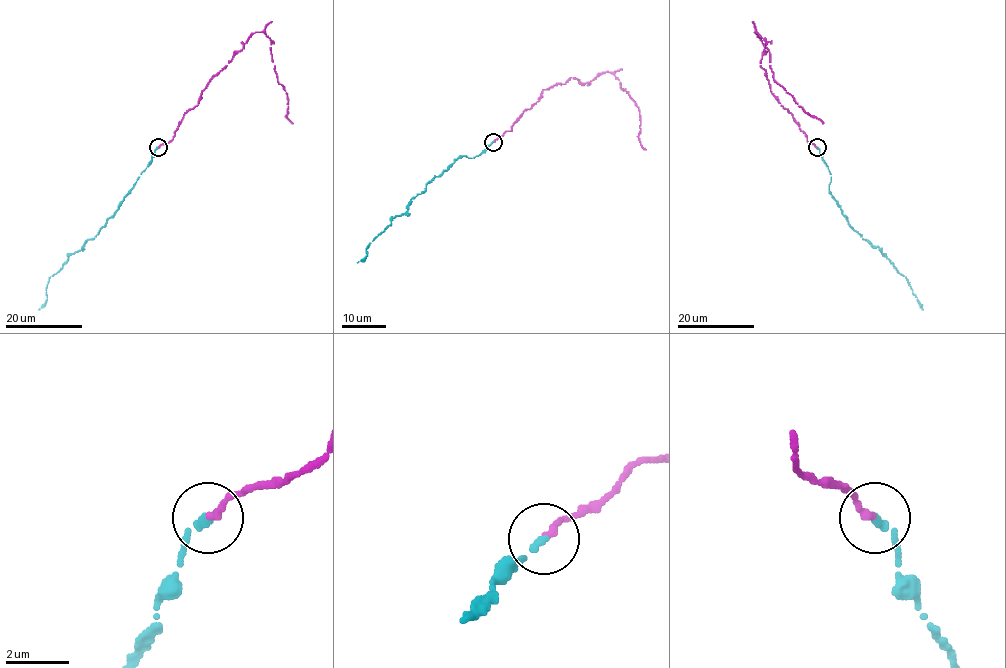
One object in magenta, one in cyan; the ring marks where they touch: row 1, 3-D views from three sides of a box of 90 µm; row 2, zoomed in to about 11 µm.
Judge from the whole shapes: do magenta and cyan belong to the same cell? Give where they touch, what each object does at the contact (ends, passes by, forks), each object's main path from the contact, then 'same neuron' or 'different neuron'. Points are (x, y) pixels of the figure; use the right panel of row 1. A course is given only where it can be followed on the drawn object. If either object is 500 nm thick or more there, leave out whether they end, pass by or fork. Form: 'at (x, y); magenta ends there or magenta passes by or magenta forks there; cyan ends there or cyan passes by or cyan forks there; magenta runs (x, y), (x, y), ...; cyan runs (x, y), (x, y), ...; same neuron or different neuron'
at (817, 147); magenta ends there; cyan ends there; magenta runs (816, 147), (770, 90), (760, 65), (765, 46), (755, 32), (766, 40), (773, 79), (823, 123); cyan runs (816, 147), (831, 174), (829, 192), (840, 207), (841, 213), (862, 238), (878, 247), (906, 277), (923, 309); same neuron

